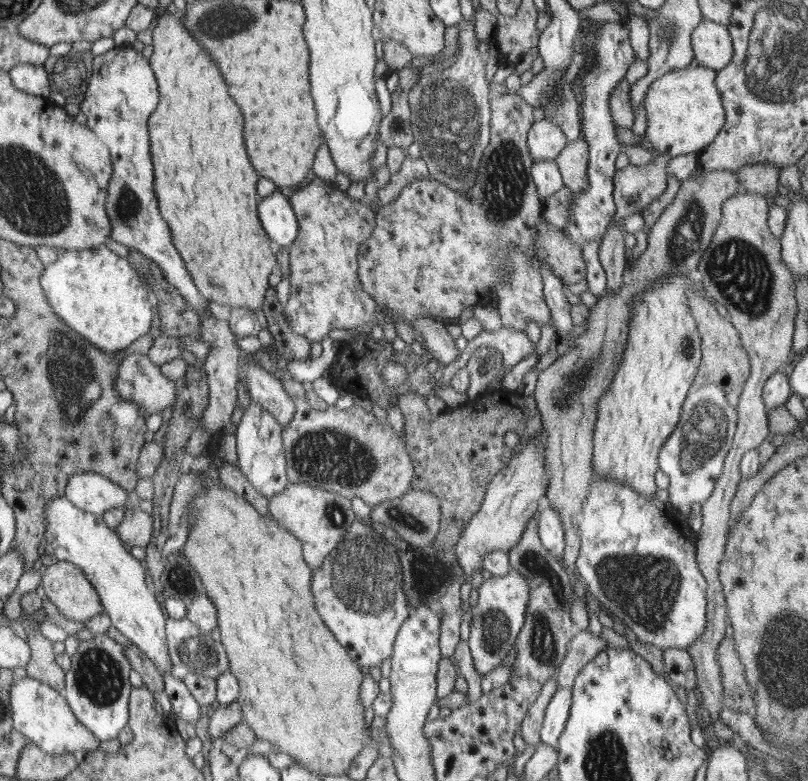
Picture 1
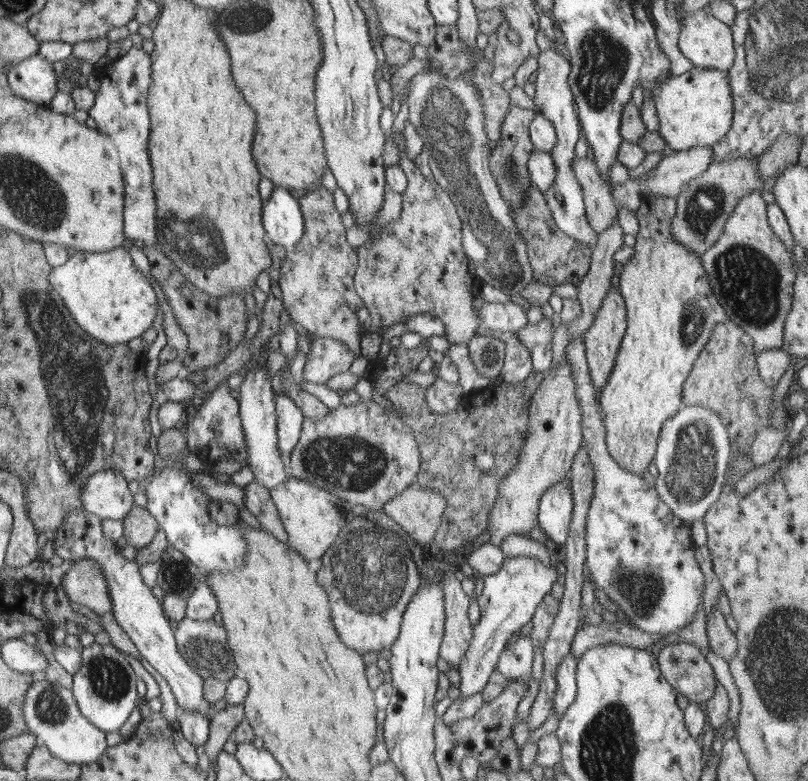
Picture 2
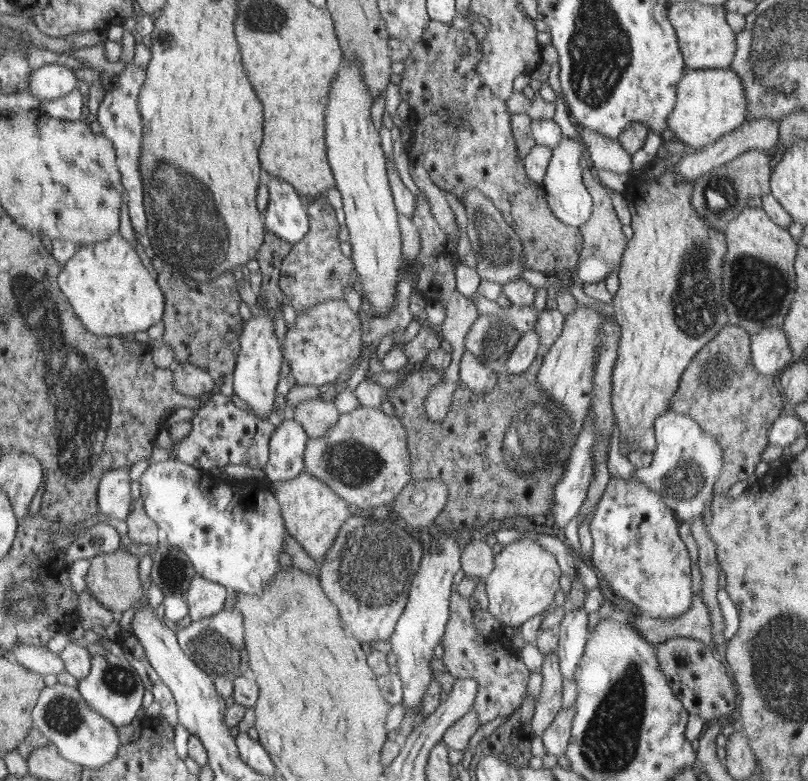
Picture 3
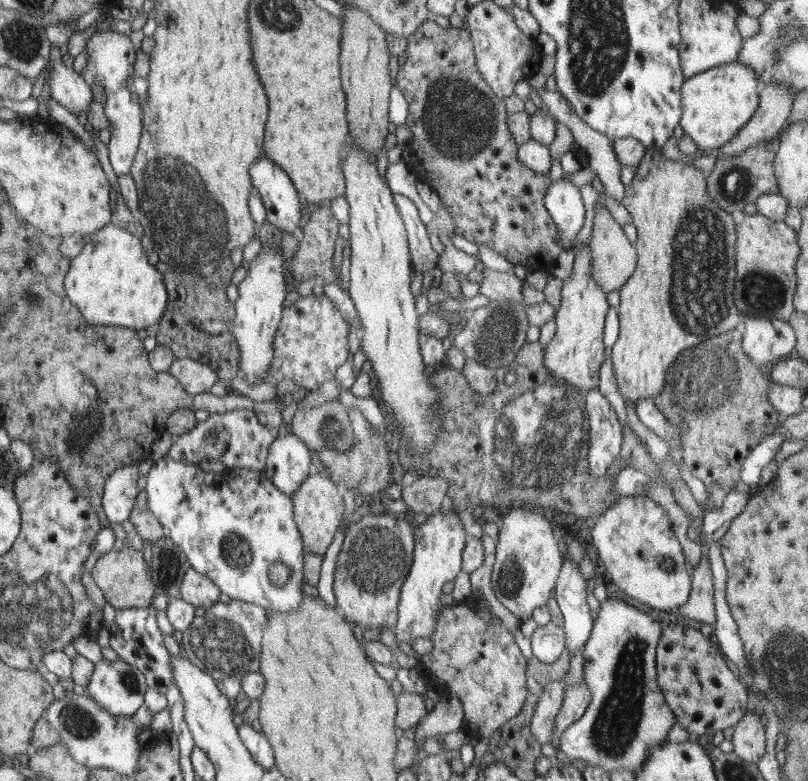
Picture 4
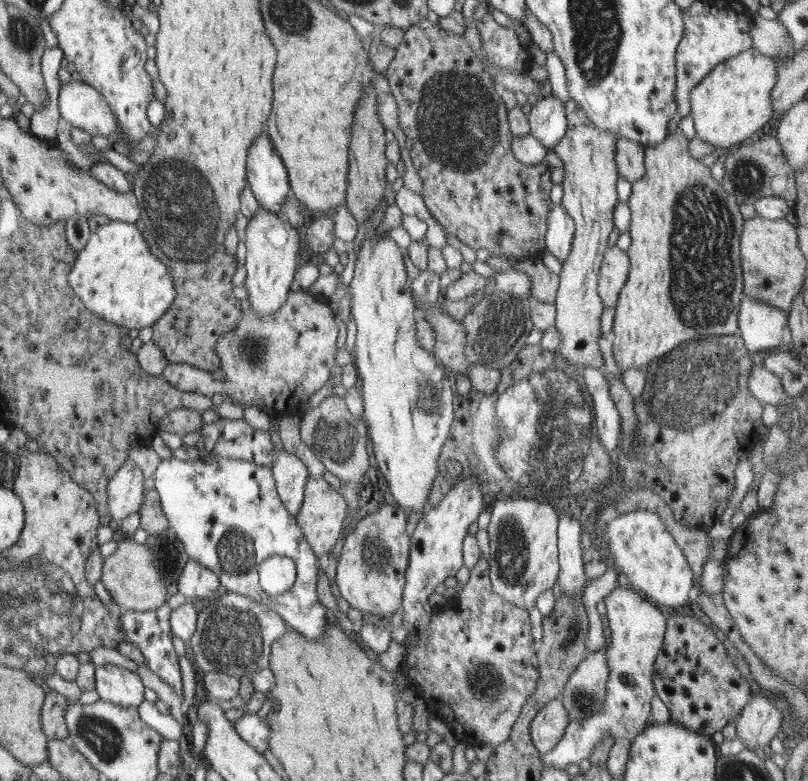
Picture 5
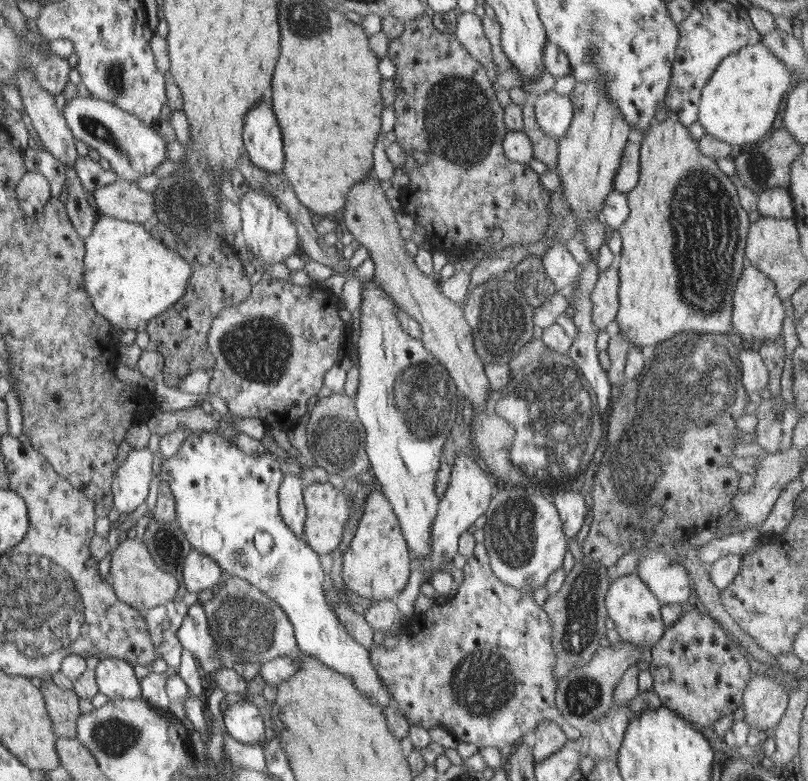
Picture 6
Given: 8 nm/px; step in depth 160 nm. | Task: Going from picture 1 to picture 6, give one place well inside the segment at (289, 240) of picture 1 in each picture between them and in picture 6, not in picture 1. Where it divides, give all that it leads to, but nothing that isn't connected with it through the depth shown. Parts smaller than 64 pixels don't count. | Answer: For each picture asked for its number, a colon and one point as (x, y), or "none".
2: (282, 218)
3: (286, 216)
4: (280, 199)
5: (267, 177)
6: (261, 134)

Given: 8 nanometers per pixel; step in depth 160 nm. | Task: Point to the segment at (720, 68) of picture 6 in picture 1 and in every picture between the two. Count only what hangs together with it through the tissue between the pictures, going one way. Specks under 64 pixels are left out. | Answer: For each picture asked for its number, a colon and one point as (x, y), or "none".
1: (684, 110)
2: (695, 109)
3: (710, 103)
4: (716, 103)
5: (733, 101)

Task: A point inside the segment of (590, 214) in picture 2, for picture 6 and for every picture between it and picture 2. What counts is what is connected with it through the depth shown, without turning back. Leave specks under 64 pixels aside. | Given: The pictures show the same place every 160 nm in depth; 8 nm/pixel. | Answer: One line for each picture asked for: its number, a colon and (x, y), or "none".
3: (603, 241)
4: (614, 258)
5: (614, 270)
6: (605, 295)

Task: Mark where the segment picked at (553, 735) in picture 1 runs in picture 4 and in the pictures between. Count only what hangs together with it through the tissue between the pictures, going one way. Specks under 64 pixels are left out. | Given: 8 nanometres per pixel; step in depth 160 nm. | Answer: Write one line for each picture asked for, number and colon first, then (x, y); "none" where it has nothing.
2: (565, 693)
3: (572, 630)
4: (571, 588)

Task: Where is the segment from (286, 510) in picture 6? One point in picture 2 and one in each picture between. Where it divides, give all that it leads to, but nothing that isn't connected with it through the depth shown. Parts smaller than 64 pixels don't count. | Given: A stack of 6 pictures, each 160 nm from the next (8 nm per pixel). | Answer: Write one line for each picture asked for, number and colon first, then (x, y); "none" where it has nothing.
2: (290, 418)
3: (286, 461)
4: (288, 463)
5: (290, 473)

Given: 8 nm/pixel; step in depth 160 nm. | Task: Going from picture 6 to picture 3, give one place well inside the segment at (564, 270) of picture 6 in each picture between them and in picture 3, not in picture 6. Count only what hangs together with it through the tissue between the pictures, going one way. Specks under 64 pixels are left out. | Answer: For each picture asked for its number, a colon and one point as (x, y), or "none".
3: (567, 196)
4: (563, 200)
5: (560, 225)

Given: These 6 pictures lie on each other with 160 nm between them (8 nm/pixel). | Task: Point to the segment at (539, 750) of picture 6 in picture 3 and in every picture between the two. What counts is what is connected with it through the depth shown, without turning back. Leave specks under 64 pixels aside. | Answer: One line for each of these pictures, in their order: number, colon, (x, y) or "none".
3: (548, 705)
4: (548, 706)
5: (548, 726)

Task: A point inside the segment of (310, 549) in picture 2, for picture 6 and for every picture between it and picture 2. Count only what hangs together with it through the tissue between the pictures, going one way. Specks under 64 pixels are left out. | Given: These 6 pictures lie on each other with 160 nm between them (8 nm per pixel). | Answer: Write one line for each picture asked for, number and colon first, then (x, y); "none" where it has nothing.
3: (313, 513)
4: (318, 507)
5: (321, 515)
6: (327, 511)

